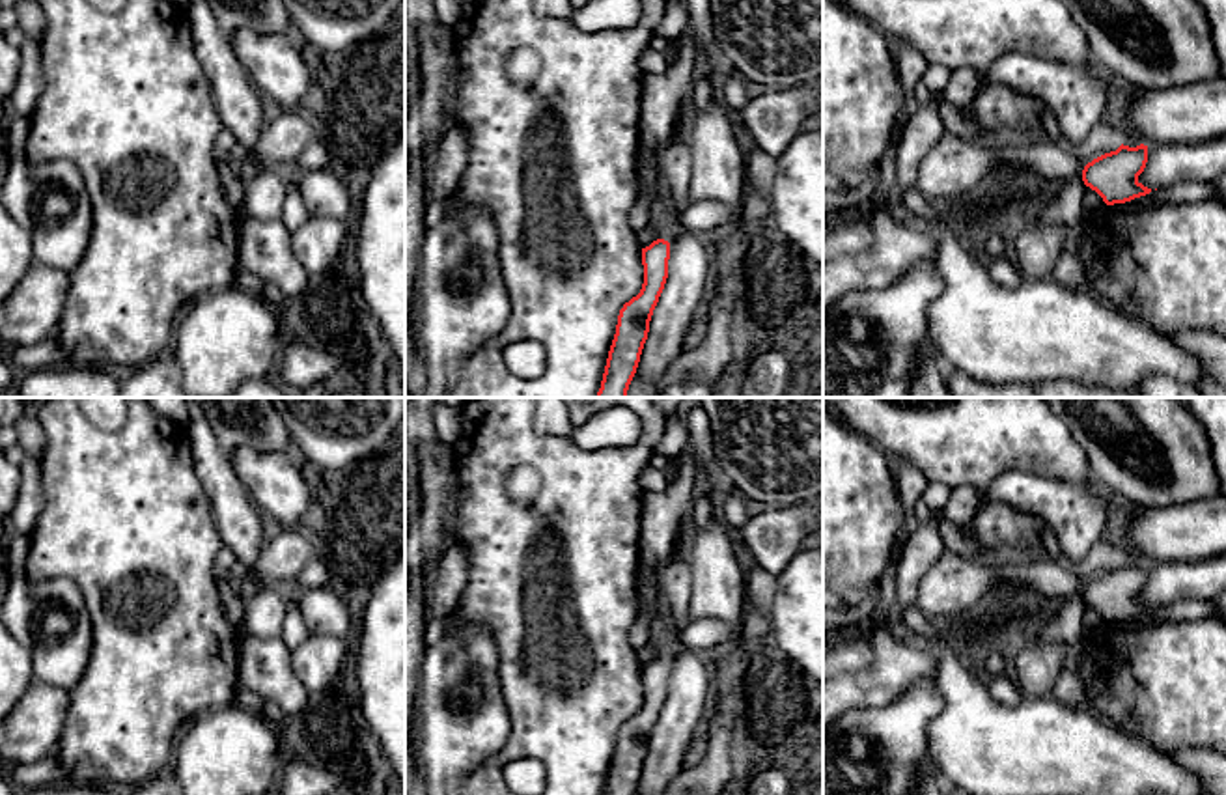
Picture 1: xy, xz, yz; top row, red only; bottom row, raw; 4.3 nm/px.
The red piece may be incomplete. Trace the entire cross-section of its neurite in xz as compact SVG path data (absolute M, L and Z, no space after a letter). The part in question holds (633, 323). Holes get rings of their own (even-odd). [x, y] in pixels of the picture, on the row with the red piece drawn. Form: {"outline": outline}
{"outline": "M687 32L676 43L668 69L659 75L644 75L640 147L646 153L646 164L642 183L651 209L649 228L659 239L642 248L644 284L640 293L620 310L597 398L627 398L648 340L653 310L668 278L668 241L679 230L679 222L659 181L655 153L681 134L698 63L696 39Z"}

